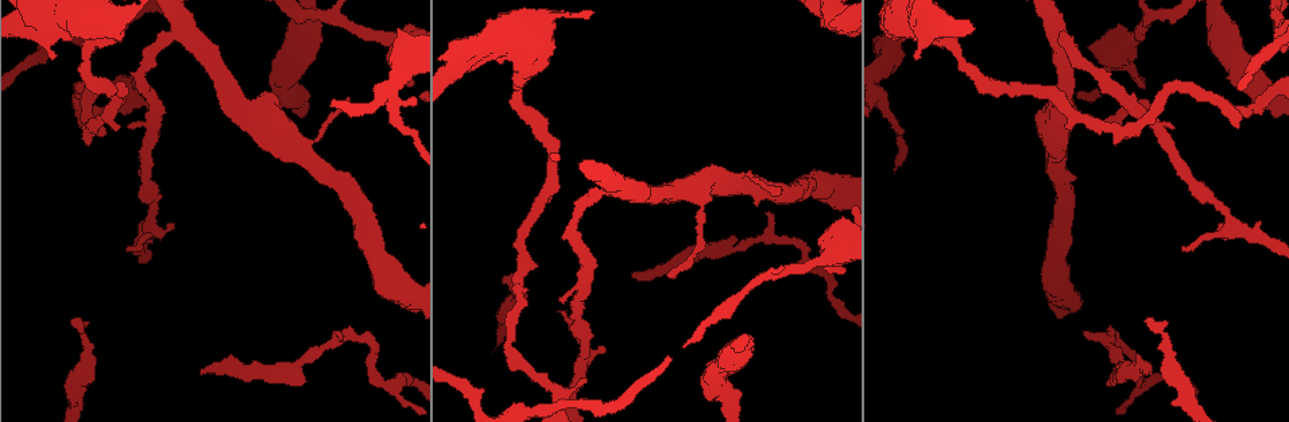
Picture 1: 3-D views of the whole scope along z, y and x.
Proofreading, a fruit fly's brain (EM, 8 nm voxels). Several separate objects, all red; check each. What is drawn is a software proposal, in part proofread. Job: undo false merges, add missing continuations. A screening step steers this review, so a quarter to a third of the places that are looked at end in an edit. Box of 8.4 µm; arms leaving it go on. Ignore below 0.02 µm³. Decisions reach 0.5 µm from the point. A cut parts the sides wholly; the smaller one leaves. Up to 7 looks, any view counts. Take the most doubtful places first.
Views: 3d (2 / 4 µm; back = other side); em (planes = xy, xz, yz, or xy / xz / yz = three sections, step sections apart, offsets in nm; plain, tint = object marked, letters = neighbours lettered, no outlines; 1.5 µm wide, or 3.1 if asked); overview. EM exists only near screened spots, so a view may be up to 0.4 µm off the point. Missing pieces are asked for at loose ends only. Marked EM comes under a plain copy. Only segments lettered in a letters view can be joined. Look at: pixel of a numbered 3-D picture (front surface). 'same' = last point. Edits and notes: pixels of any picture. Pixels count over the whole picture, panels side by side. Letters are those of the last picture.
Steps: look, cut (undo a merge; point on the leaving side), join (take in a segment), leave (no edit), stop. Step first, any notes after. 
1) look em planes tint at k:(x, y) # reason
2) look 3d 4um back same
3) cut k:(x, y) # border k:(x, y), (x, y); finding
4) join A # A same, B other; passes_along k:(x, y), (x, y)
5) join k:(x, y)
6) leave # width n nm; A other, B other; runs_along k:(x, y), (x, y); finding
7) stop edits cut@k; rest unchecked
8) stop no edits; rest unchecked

look em planes letters at 1:(200, 372) # free end

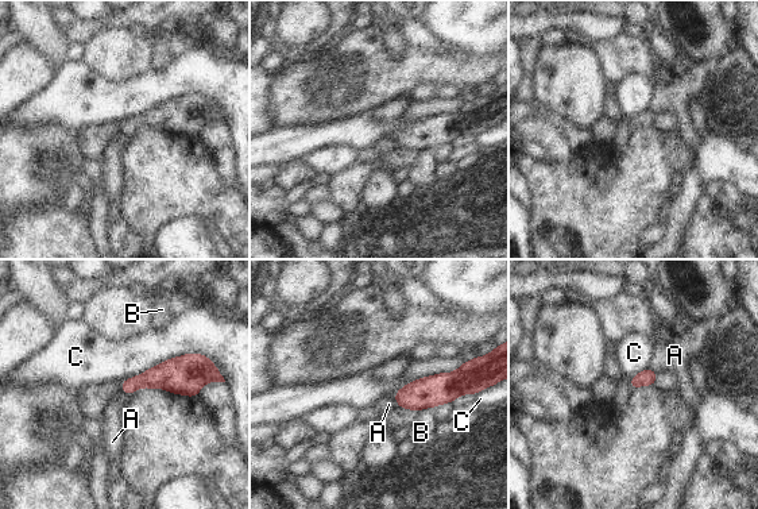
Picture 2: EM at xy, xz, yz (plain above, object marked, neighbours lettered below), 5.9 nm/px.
leave # A other, B other, C other; border 2:(393, 397), (399, 408); none of them fits

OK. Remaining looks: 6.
look 3d 2um at 1:(129, 128)

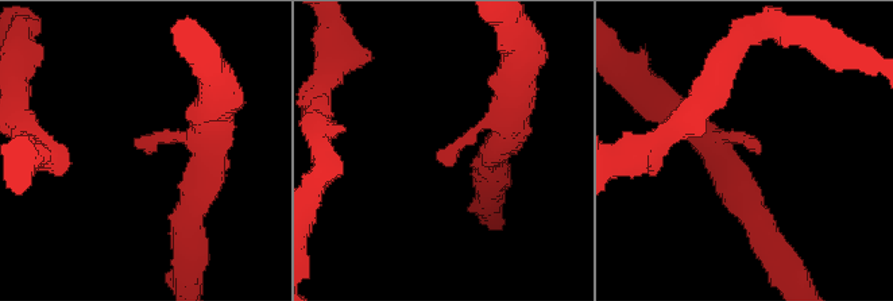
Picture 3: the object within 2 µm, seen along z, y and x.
look em planes letters at 3:(759, 150)

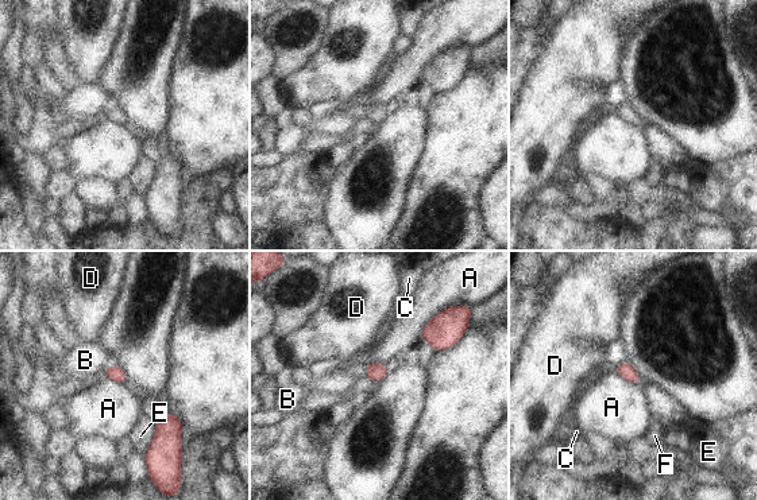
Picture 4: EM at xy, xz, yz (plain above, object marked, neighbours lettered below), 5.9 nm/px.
leave # A other, B other, C other, D other, E other, F other; border 4:(441, 310), (424, 326), (420, 338); no lettered segment goes on from it

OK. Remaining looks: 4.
look em planes letters at 1:(617, 186) # side arm on a straight run

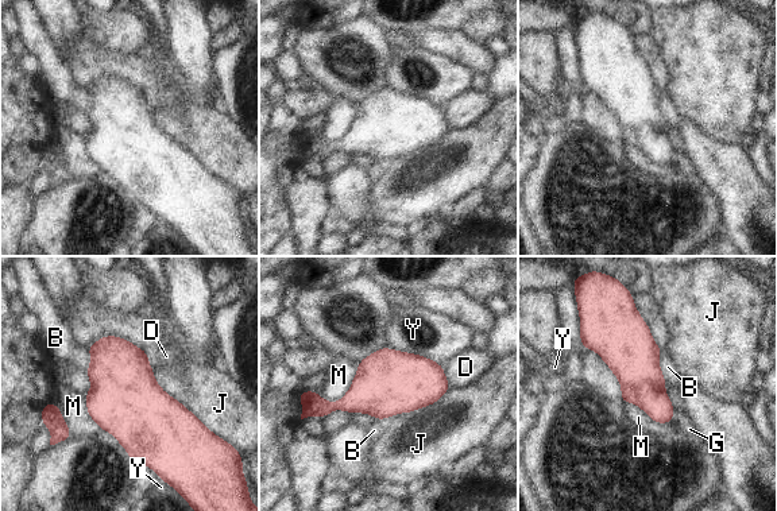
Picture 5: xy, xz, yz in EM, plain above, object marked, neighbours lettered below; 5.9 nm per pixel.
leave # longest_contact J 600 nm; B other, D other, G other, J other, M other, Y other; border 5:(146, 355), (155, 382), (211, 432); continuous, no second cell

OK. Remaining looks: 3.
stop no edits; rest unchecked

